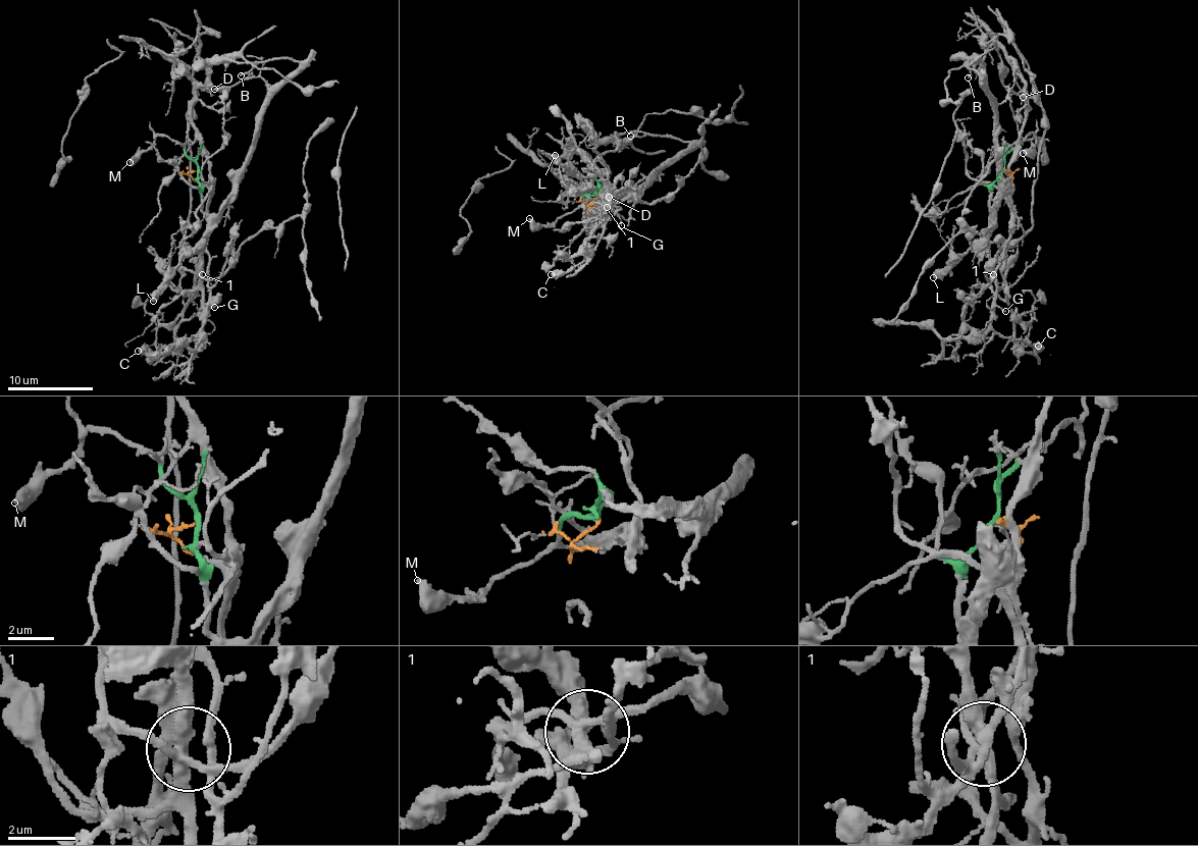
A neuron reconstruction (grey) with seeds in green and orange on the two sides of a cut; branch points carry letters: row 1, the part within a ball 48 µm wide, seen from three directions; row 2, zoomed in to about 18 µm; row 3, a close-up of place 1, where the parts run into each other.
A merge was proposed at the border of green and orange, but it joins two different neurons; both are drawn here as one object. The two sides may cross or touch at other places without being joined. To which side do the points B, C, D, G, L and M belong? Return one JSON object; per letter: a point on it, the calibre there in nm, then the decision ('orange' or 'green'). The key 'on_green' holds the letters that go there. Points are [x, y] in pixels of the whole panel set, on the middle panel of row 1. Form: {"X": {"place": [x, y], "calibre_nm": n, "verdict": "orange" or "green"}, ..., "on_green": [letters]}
{"B": {"place": [630, 136], "calibre_nm": 160, "verdict": "green"}, "C": {"place": [551, 274], "calibre_nm": 650, "verdict": "green"}, "D": {"place": [609, 197], "calibre_nm": 480, "verdict": "green"}, "G": {"place": [621, 225], "calibre_nm": 130, "verdict": "green"}, "L": {"place": [555, 155], "calibre_nm": 550, "verdict": "green"}, "M": {"place": [529, 218], "calibre_nm": 500, "verdict": "green"}, "on_green": ["B", "C", "D", "G", "L", "M"]}

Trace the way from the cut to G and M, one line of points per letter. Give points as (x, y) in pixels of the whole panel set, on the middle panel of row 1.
G: (597, 197), (596, 191), (602, 188), (603, 192), (608, 191), (607, 213), (613, 213), (621, 226)
M: (597, 197), (586, 195), (579, 205), (545, 226), (539, 226), (529, 218)

